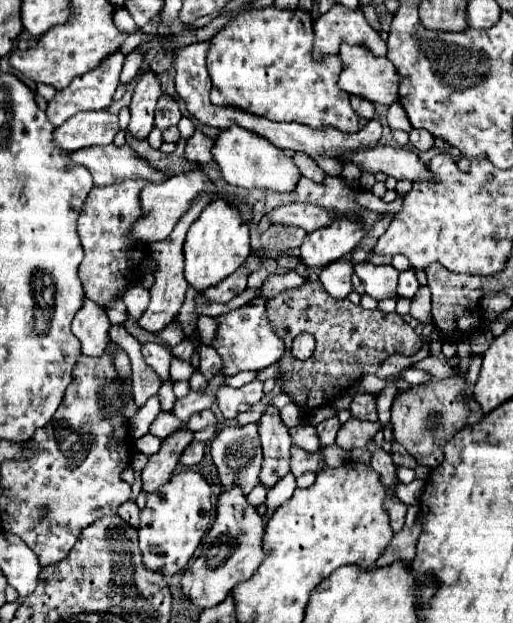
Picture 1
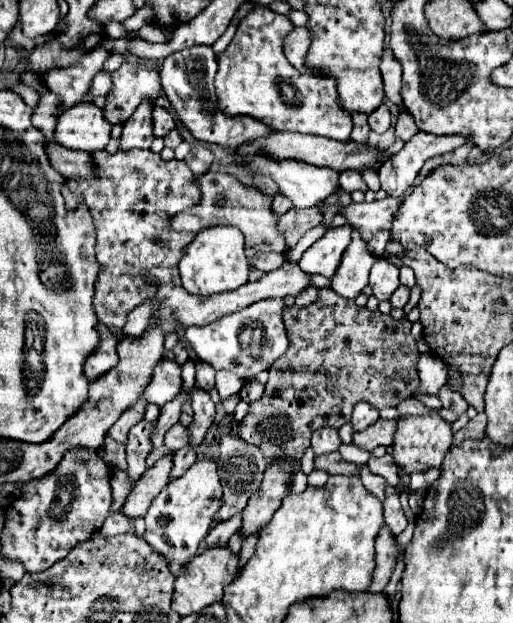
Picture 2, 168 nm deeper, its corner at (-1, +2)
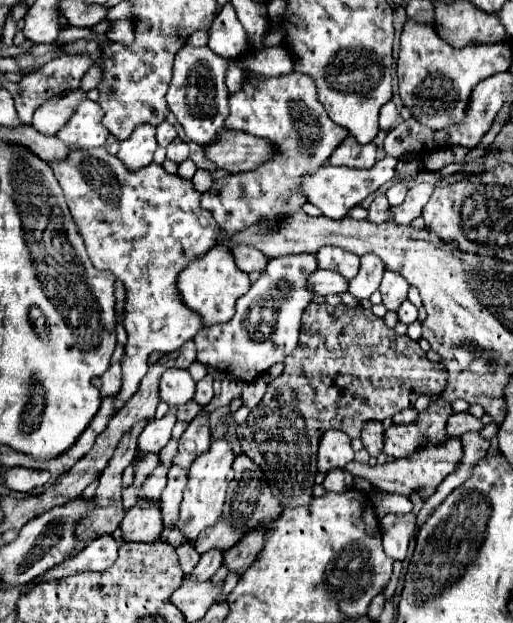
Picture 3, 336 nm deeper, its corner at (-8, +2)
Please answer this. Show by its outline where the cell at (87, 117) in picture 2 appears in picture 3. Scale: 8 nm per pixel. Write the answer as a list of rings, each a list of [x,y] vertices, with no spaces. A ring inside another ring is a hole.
[[[85,99],[77,107],[77,113],[69,119],[69,125],[65,125],[65,129],[61,129],[57,137],[69,147],[73,145],[85,149],[101,147],[109,137],[109,129],[103,127],[101,119],[103,119],[103,109],[99,107],[99,103]]]

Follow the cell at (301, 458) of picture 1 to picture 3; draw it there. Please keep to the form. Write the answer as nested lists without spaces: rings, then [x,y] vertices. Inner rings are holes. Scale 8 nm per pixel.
[[[447,437],[441,443],[421,445],[411,457],[405,457],[405,459],[395,459],[395,461],[385,463],[385,465],[365,465],[365,463],[351,461],[351,465],[347,465],[345,469],[353,477],[367,479],[371,485],[375,485],[381,491],[387,491],[393,495],[405,495],[405,497],[411,497],[413,493],[417,493],[417,495],[421,495],[421,499],[427,499],[437,489],[437,485],[449,473],[455,471],[455,465],[461,461],[461,457],[463,457],[461,441],[457,437]]]

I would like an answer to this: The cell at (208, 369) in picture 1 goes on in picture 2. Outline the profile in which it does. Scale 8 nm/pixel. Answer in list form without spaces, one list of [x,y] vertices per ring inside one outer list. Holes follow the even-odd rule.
[[[196,361],[196,389],[206,389],[206,391],[212,391],[214,389],[214,367],[202,363],[202,361]]]

